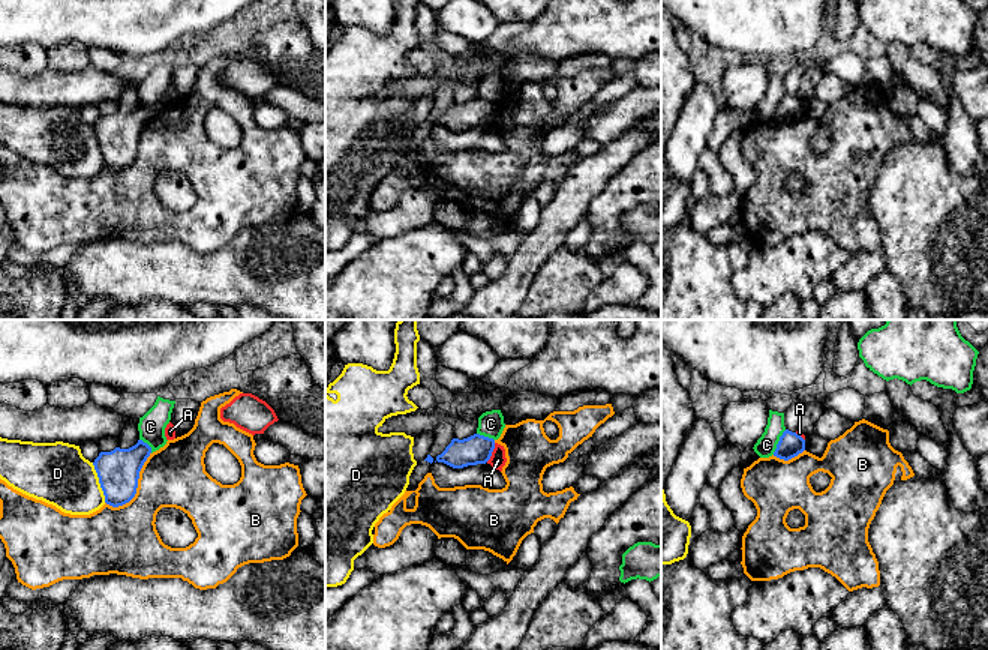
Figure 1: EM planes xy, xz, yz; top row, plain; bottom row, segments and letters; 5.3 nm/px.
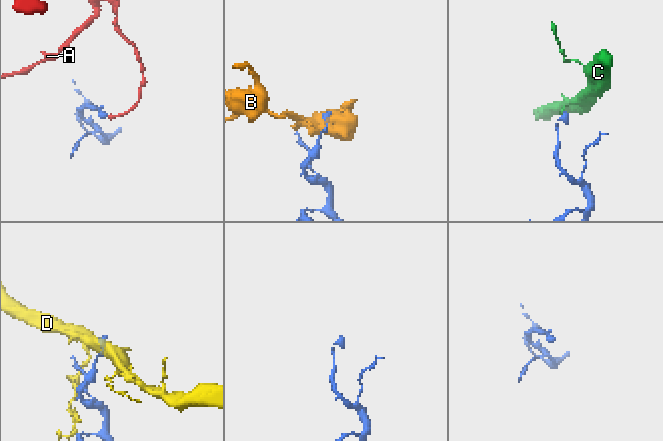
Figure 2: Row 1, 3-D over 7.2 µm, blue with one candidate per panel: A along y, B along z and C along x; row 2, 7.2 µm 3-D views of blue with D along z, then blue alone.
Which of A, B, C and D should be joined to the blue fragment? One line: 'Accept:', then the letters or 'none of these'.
Accept: none of these

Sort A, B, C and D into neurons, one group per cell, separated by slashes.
A / B / C / D

